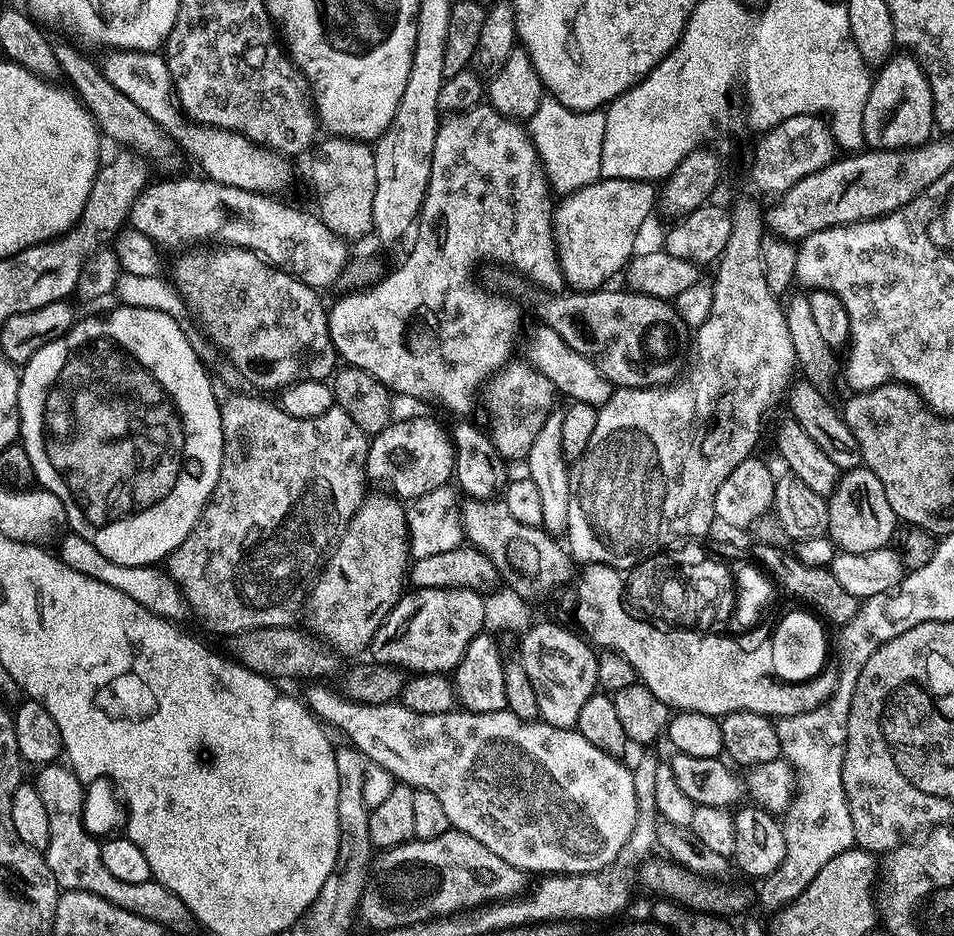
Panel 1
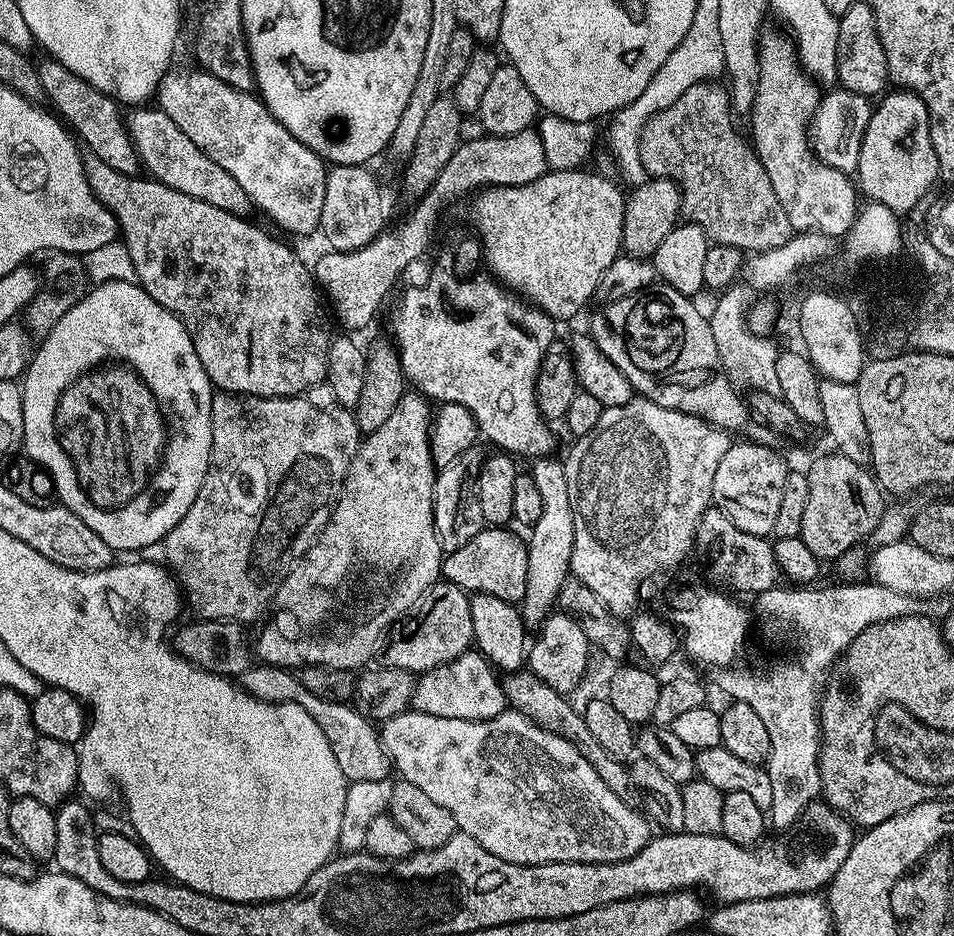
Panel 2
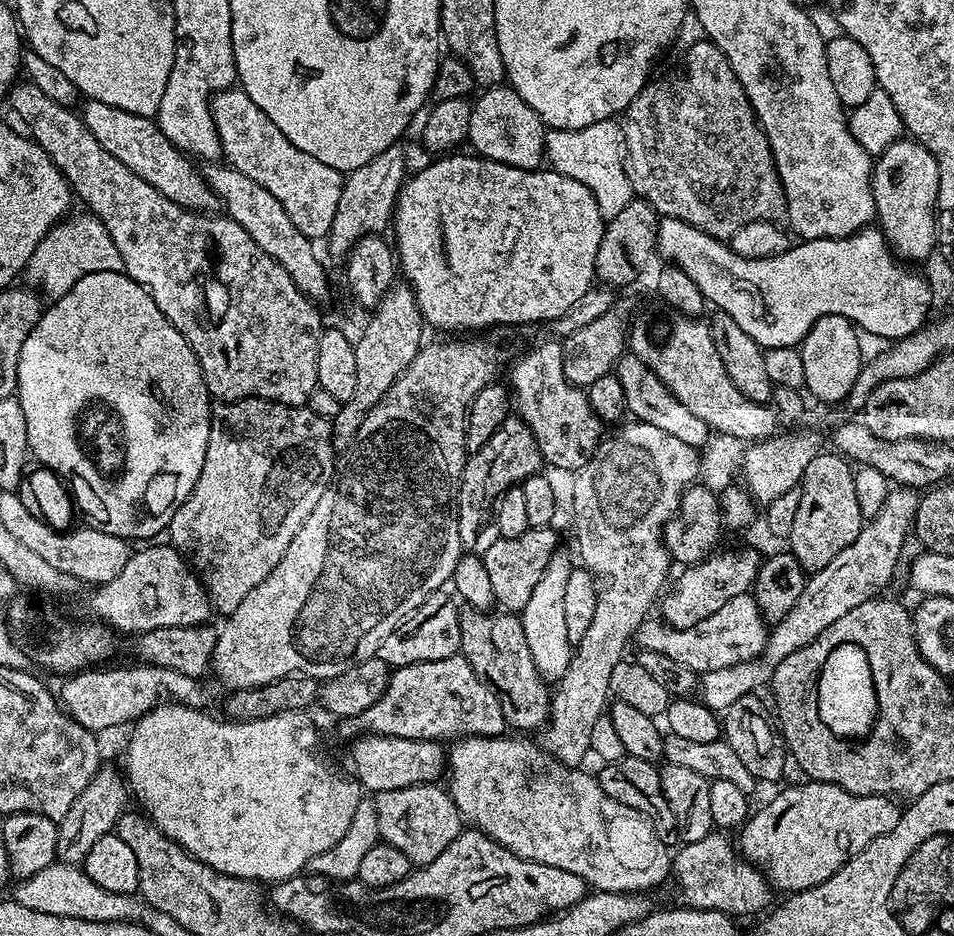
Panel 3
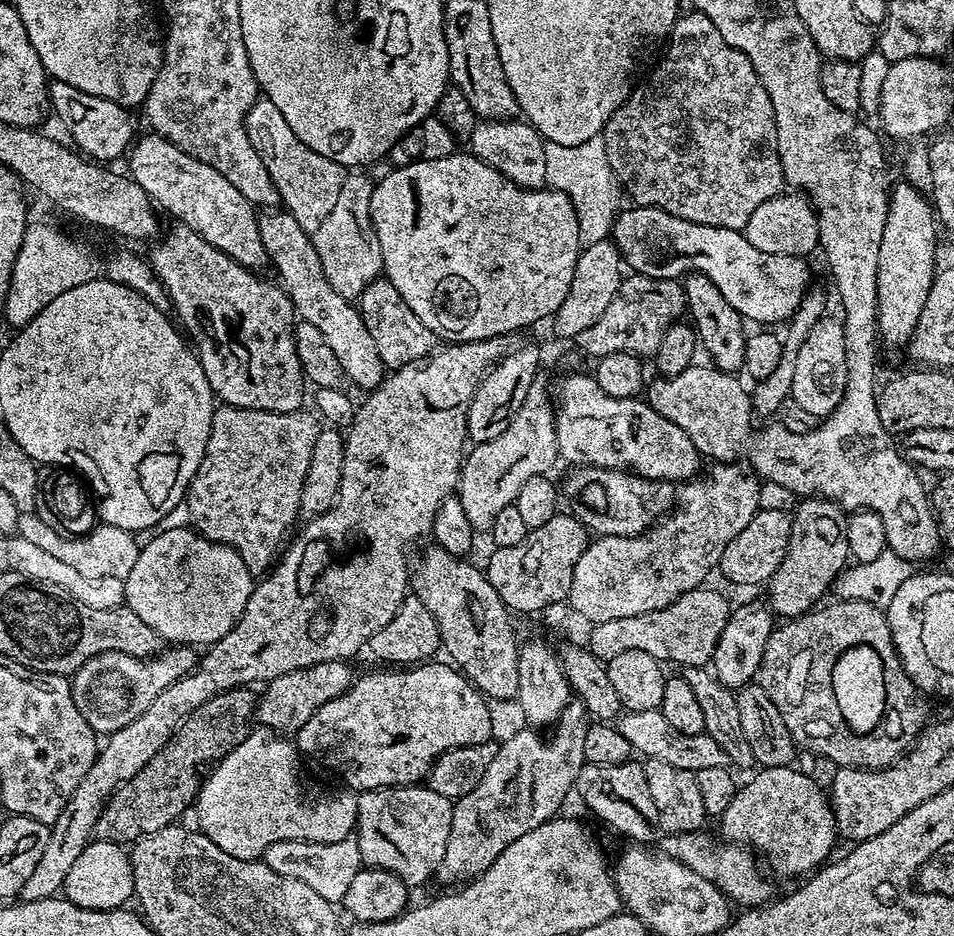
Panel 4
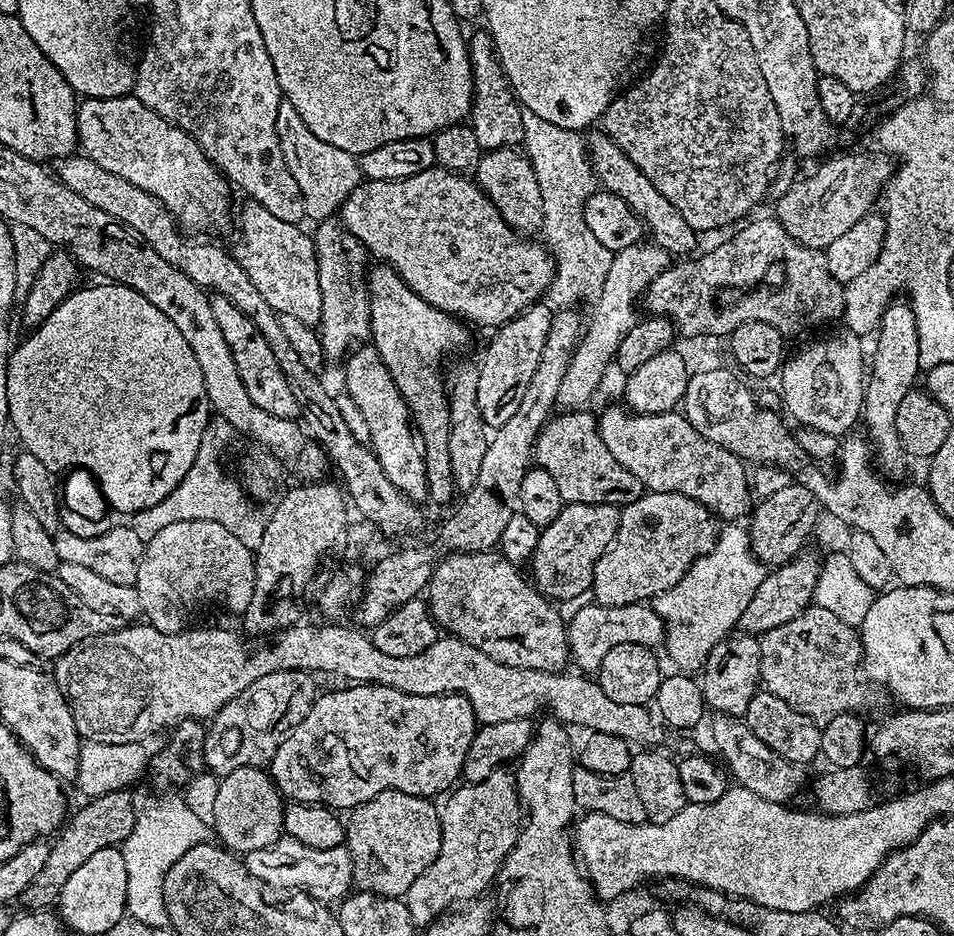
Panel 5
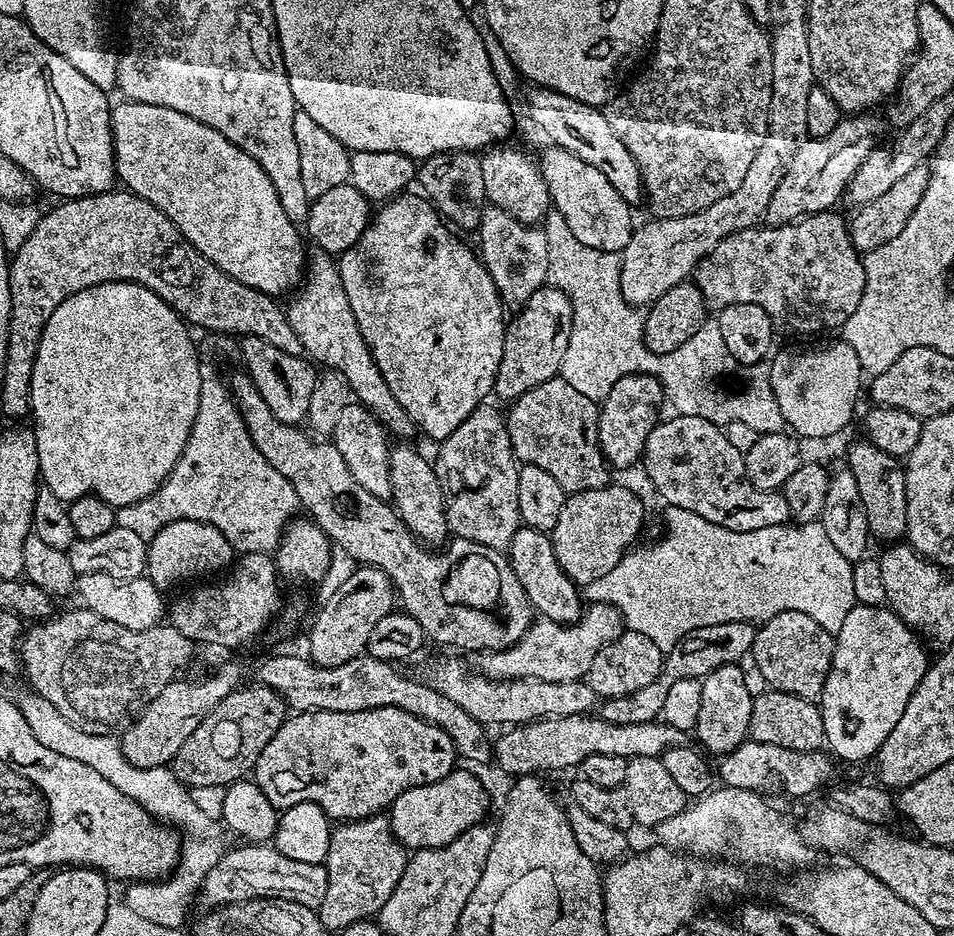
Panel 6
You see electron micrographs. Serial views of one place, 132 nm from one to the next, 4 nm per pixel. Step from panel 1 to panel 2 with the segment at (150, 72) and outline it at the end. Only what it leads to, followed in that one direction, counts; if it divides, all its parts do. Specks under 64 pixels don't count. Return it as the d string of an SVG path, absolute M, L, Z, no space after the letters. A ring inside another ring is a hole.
M195 70L189 76L176 71L167 72L156 90L154 100L160 109L174 118L174 122L178 122L182 134L187 134L198 150L210 154L210 158L214 158L222 170L235 178L238 186L246 190L253 205L257 209L261 208L278 227L296 236L315 233L320 227L328 177L328 168L320 155L311 152L306 145L298 142L298 138L294 138L294 134L290 134L290 130L286 130L286 126L279 124L259 95L238 90L203 70Z

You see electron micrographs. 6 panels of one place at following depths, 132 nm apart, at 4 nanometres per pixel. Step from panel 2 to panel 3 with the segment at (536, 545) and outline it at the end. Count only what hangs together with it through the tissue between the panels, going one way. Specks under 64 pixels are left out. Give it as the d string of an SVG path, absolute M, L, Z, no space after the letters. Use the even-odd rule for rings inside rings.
M557 554L550 558L546 570L542 570L542 578L538 578L538 586L534 586L534 594L530 594L530 602L519 613L522 630L525 631L527 645L533 658L537 673L545 682L559 682L562 674L566 674L566 666L570 666L570 658L574 645L570 642L570 634L566 634L565 591L566 582L574 567L574 561L568 556Z

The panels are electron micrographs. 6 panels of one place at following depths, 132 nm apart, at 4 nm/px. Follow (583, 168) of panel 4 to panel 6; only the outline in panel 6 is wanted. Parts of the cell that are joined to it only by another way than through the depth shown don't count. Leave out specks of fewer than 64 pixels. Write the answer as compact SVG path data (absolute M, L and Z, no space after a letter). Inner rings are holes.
M555 210L544 217L542 227L550 250L551 287L562 290L572 303L570 342L566 342L566 354L562 354L559 379L570 382L578 394L602 402L618 378L645 372L659 380L667 403L672 403L679 415L706 418L721 426L745 424L752 434L779 432L785 427L769 369L764 364L749 364L738 370L736 359L722 342L719 323L704 323L678 350L661 356L651 352L644 344L645 313L629 304L620 292L621 253L603 252L578 242L574 230L566 226L566 218Z

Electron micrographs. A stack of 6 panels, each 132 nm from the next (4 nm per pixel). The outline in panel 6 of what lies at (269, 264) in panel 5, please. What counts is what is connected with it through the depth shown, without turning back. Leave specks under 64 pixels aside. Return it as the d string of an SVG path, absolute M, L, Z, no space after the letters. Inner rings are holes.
M316 250L313 253L313 256L311 253L307 257L306 271L298 291L287 301L289 304L286 304L288 321L294 334L298 334L298 342L302 342L305 353L317 365L324 364L320 366L340 372L348 383L349 393L393 437L417 435L416 425L406 414L406 410L398 406L398 398L390 394L390 386L386 386L386 378L382 378L382 370L378 370L372 350L358 330L354 310L350 310L350 298L346 298L346 290L342 286L339 263L328 252Z

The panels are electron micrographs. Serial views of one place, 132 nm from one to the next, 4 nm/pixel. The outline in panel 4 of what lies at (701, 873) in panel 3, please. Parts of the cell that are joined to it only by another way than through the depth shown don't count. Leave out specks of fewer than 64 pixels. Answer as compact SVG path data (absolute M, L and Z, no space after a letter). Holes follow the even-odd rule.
M796 766L761 767L759 771L745 788L736 791L730 806L718 817L719 835L764 855L780 876L807 877L833 855L832 843L838 840L829 797Z

